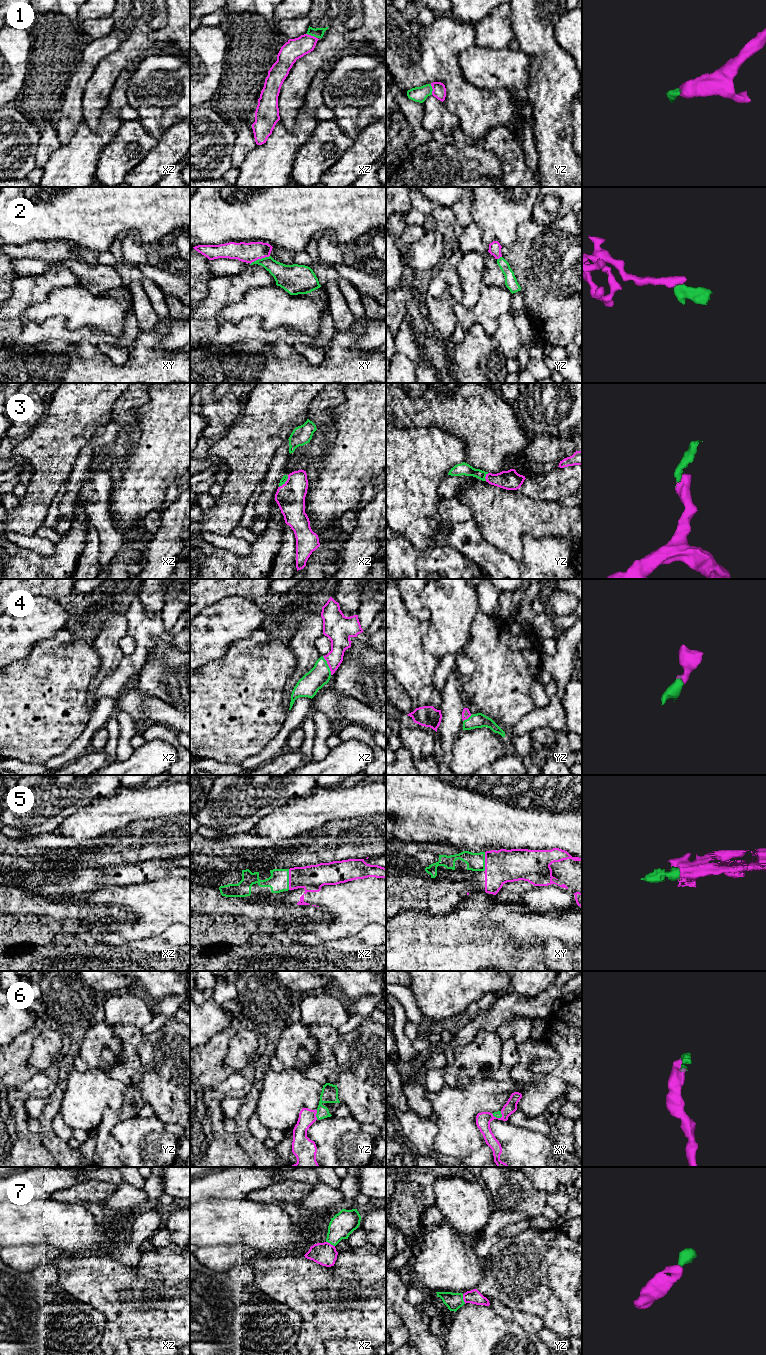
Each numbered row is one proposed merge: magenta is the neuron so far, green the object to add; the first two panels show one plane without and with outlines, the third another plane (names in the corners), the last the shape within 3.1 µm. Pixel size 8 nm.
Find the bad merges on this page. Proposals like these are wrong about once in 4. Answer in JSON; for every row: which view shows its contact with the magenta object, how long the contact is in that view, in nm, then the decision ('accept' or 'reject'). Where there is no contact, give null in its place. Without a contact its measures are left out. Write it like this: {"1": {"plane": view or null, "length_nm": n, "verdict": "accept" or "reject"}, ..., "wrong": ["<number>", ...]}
{"1": {"plane": "xz", "length_nm": 100, "verdict": "accept"}, "2": {"plane": "xy", "length_nm": 180, "verdict": "reject"}, "3": {"plane": "yz", "length_nm": 70, "verdict": "accept"}, "4": {"plane": "xz", "length_nm": 170, "verdict": "accept"}, "5": {"plane": "xz", "length_nm": 170, "verdict": "accept"}, "6": {"plane": "yz", "length_nm": 70, "verdict": "accept"}, "7": {"plane": "yz", "length_nm": 80, "verdict": "accept"}, "wrong": ["2"]}

